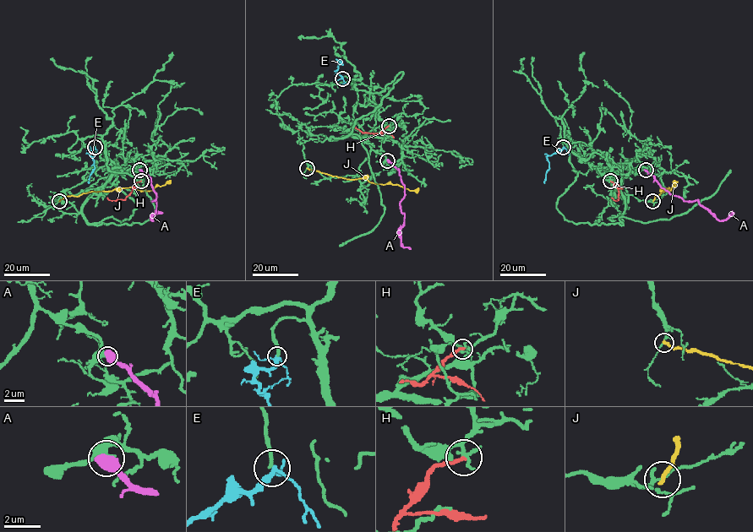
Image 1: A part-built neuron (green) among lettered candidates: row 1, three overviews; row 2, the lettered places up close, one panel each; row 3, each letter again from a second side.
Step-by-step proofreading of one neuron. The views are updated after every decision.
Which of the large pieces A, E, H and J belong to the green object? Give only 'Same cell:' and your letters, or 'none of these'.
Same cell: none of these

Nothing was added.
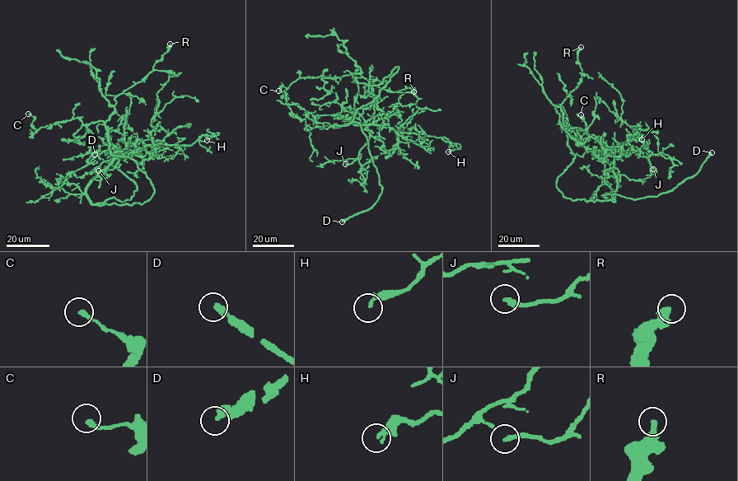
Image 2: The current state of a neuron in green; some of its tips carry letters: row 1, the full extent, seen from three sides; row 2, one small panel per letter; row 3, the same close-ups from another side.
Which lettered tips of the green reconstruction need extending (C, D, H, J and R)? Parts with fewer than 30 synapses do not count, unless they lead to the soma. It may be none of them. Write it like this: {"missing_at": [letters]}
{"missing_at": ["D", "J"]}

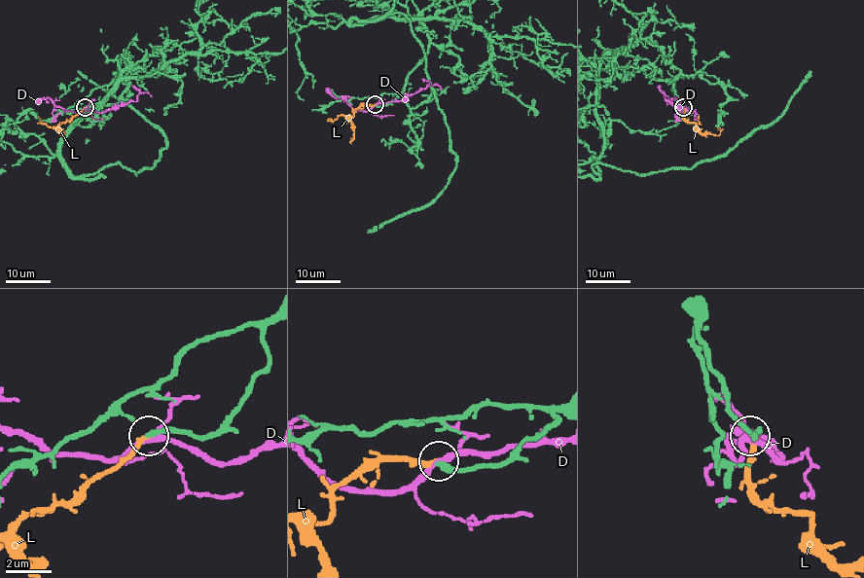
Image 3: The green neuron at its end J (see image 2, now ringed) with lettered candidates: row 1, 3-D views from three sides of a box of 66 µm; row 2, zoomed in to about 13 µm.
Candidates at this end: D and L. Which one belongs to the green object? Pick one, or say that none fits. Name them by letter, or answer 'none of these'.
L

